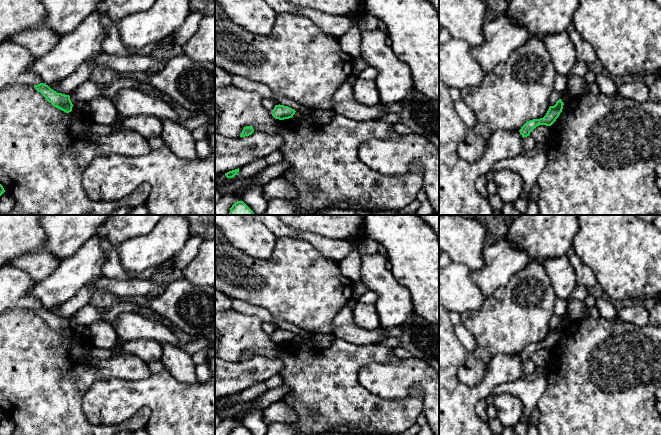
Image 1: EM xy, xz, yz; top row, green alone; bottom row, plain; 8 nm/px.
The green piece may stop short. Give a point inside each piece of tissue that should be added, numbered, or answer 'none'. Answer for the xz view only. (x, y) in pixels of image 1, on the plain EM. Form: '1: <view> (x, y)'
none

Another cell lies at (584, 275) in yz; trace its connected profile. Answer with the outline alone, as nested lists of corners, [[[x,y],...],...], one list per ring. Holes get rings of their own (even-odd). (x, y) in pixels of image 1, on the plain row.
[[[573,248],[568,251],[567,257],[573,268],[573,272],[576,275],[577,285],[582,285],[589,288],[598,283],[593,271],[581,261]]]

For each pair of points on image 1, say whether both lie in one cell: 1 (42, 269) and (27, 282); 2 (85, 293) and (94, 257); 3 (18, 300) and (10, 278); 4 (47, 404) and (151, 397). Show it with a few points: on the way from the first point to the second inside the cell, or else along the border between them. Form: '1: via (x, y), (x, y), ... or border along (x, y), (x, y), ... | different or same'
1: border along (11, 265), (24, 270), (35, 281) | different
2: border along (90, 282), (68, 299) | different
3: via (18, 295), (10, 287), (10, 283) | same
4: border along (94, 382), (81, 402), (83, 414), (91, 423) | different

